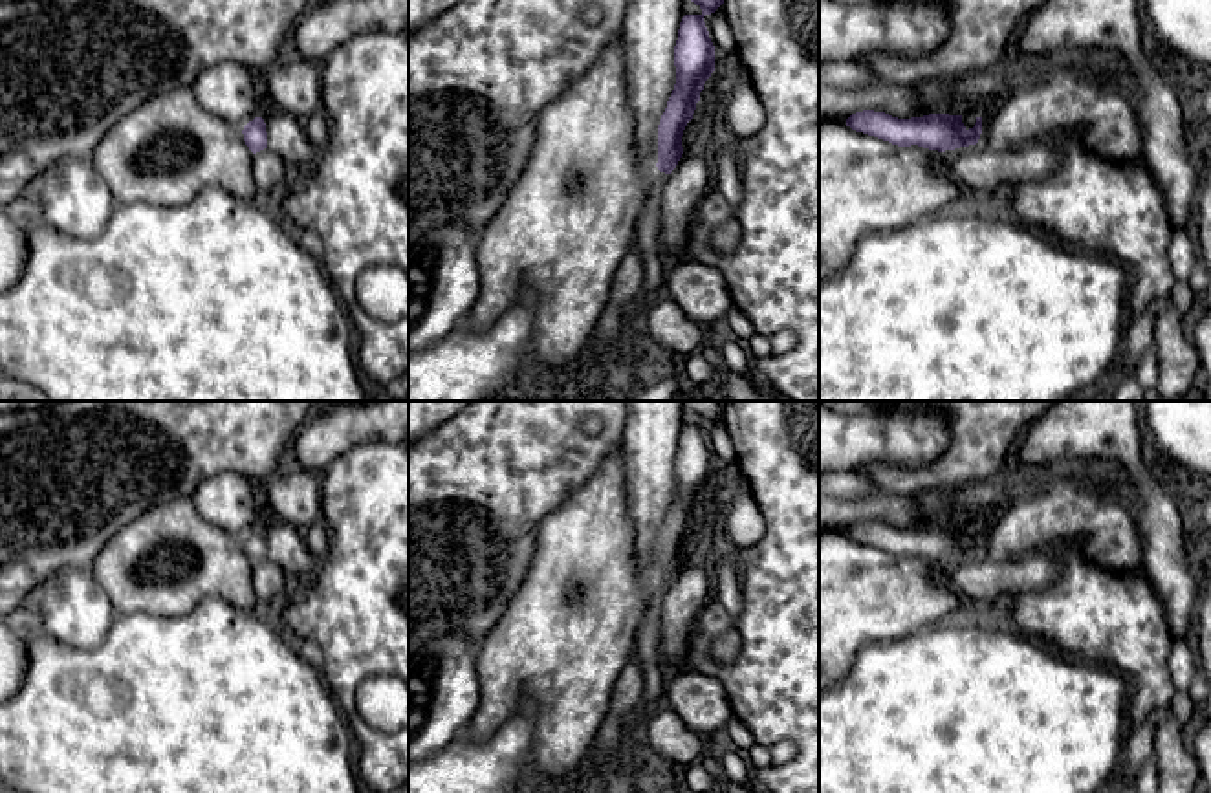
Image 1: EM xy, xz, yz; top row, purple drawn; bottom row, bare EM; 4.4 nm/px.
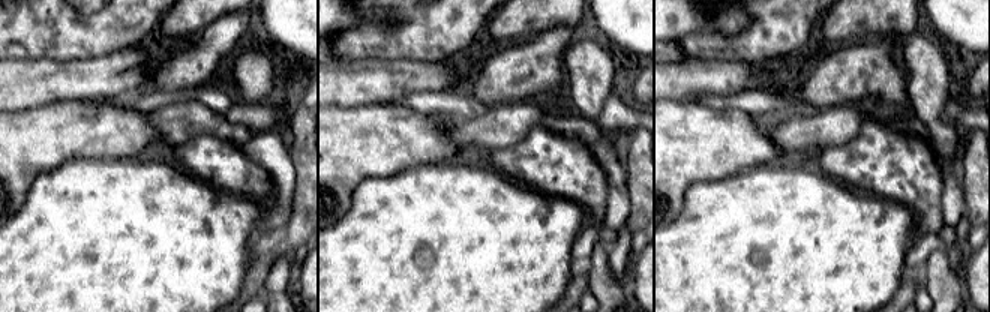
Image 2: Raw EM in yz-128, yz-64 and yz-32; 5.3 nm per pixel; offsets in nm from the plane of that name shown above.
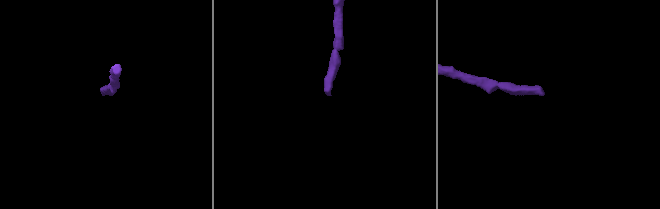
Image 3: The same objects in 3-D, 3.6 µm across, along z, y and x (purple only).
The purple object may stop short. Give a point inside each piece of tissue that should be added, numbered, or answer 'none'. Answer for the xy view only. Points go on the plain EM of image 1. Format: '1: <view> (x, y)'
none

